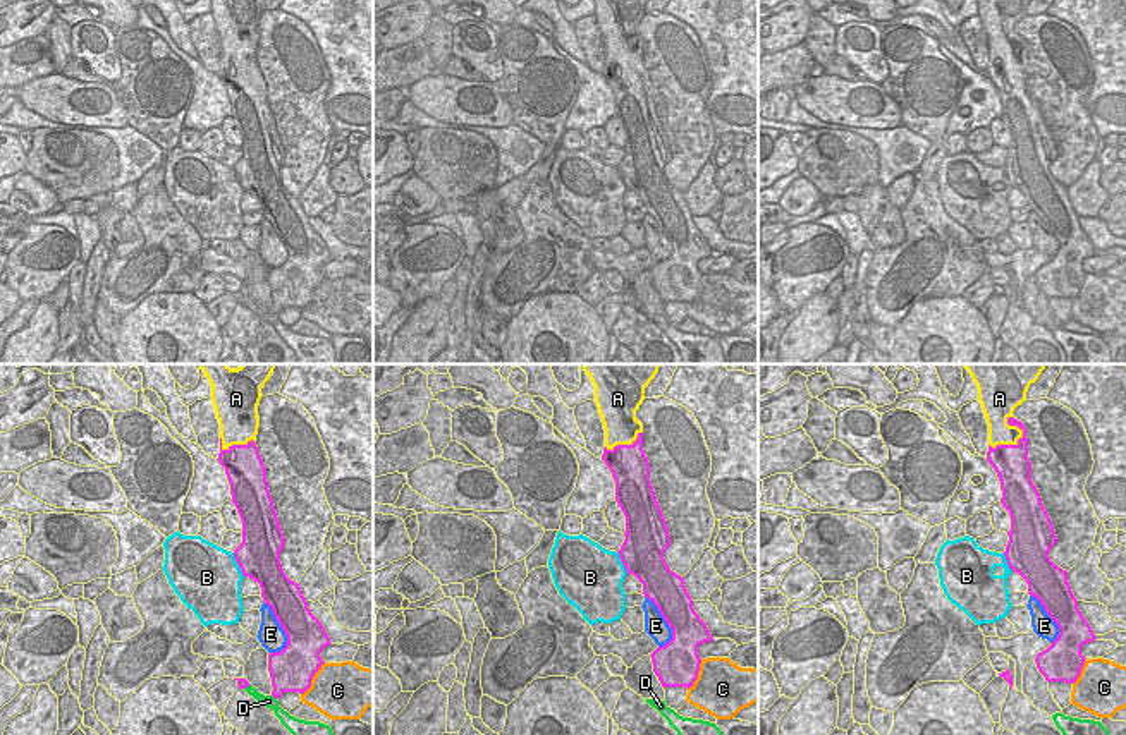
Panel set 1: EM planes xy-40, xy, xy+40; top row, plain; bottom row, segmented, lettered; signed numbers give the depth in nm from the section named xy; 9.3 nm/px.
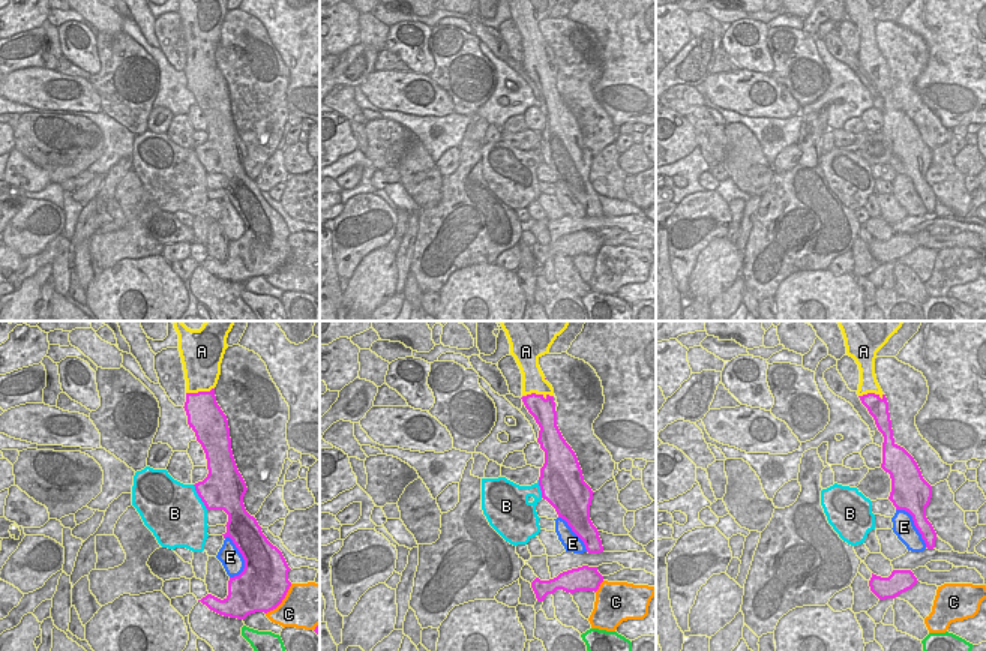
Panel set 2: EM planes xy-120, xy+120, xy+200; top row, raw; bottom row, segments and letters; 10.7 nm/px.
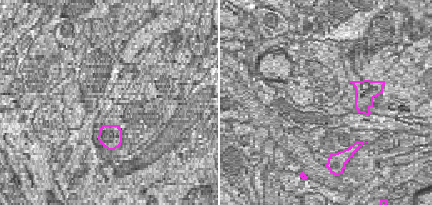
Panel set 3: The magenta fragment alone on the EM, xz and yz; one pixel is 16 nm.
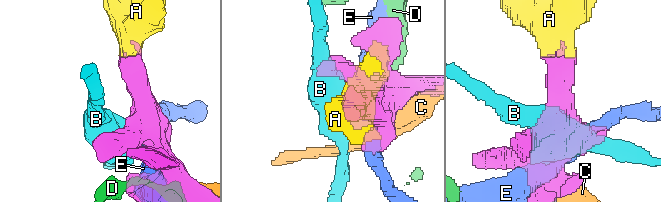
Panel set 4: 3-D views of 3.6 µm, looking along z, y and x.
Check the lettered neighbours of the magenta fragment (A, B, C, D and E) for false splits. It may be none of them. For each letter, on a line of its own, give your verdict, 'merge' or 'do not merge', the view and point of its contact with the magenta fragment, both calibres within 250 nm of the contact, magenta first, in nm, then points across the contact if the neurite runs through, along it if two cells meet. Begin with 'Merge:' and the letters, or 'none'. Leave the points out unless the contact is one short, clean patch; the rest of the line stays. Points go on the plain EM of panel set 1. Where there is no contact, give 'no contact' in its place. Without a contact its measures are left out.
Merge: A
A: merge | xy+40 (1018, 55) | 340/220 nm
B: do not merge | xy-40 (238, 179) | 420/480 nm
C: do not merge | xy-40 (312, 294) | 420/480 nm
D: do not merge | xy-40 (274, 311) | 340/120 nm | along xy-40 (270, 311), (275, 315)
E: do not merge | xy-40 (281, 241) | 360/240 nm

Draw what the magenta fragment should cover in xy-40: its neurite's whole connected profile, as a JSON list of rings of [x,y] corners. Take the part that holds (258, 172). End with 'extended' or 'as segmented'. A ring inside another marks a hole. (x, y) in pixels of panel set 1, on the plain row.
[[[211,0],[211,17],[220,39],[217,76],[225,84],[230,117],[242,137],[242,158],[234,165],[234,173],[242,191],[260,199],[263,216],[287,251],[285,263],[268,270],[272,313],[278,314],[284,307],[304,309],[311,302],[325,278],[320,268],[332,258],[308,223],[299,199],[285,191],[280,179],[285,153],[256,62],[263,2]]] | extended

